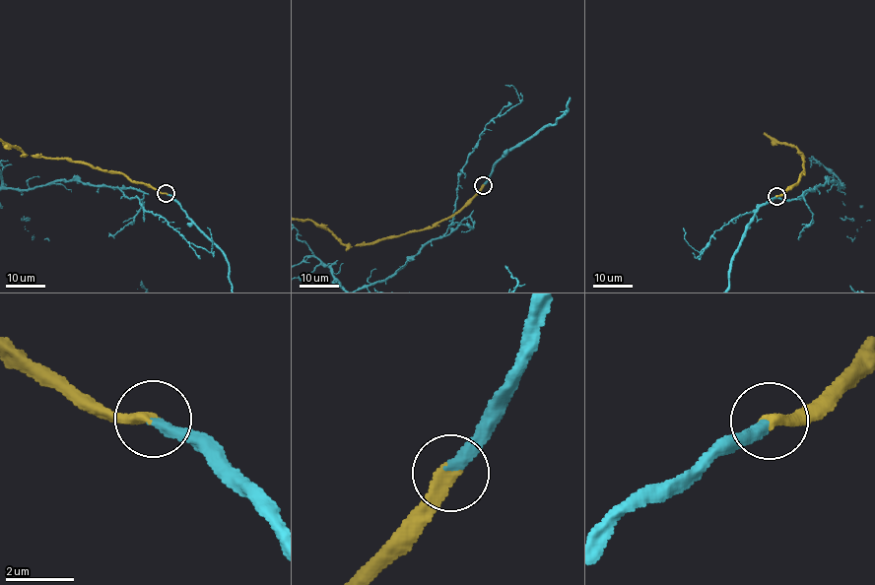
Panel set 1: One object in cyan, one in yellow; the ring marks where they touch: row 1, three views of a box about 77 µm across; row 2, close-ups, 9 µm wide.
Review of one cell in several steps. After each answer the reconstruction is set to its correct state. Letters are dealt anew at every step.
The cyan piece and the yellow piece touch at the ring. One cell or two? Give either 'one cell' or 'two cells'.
one cell

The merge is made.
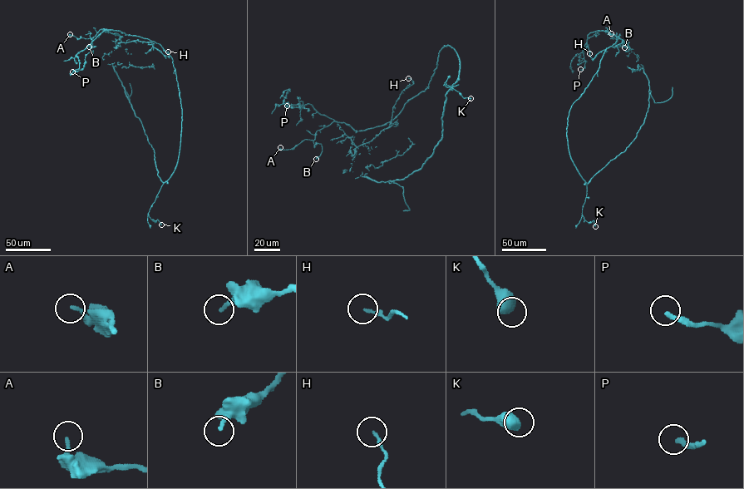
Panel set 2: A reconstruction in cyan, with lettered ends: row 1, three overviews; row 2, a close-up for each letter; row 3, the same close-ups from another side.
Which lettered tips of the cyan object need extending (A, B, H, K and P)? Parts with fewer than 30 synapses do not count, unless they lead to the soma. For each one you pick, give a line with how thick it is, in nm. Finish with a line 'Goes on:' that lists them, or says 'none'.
Goes on: none

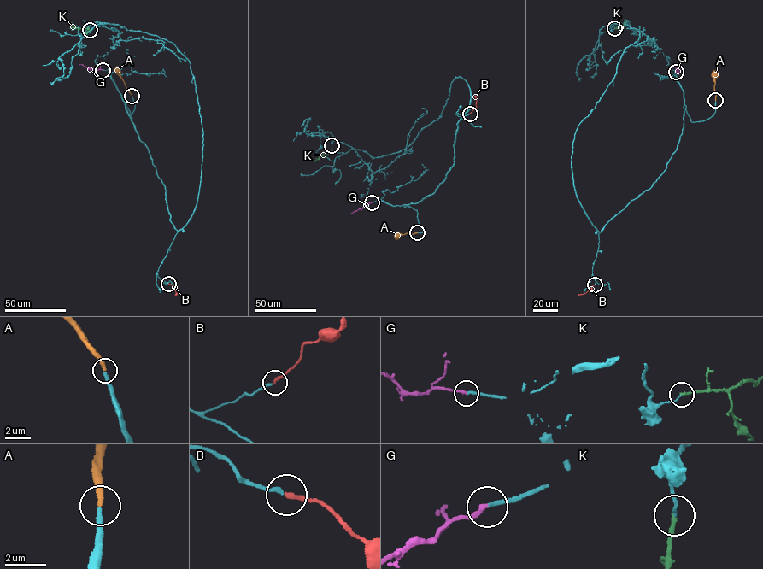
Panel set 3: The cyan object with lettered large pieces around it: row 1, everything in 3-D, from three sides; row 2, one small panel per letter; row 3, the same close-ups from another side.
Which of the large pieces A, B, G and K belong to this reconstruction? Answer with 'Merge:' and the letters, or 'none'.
Merge: A, B, G

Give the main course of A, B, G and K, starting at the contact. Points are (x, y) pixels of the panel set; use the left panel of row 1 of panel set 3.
A: (132, 96), (116, 67)
B: (168, 284), (176, 289), (175, 295)
G: (102, 70), (79, 64)
K: (90, 30), (73, 27), (69, 23)

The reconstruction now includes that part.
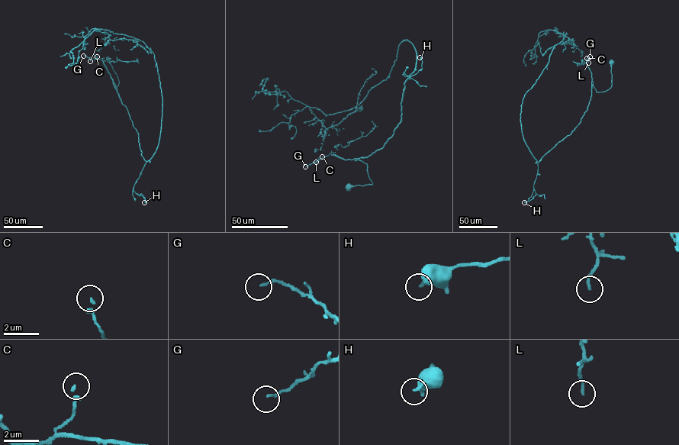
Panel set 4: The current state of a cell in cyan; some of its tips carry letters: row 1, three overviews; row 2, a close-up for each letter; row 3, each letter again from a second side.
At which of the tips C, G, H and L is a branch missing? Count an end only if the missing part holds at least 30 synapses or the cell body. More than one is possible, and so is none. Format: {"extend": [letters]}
{"extend": []}

